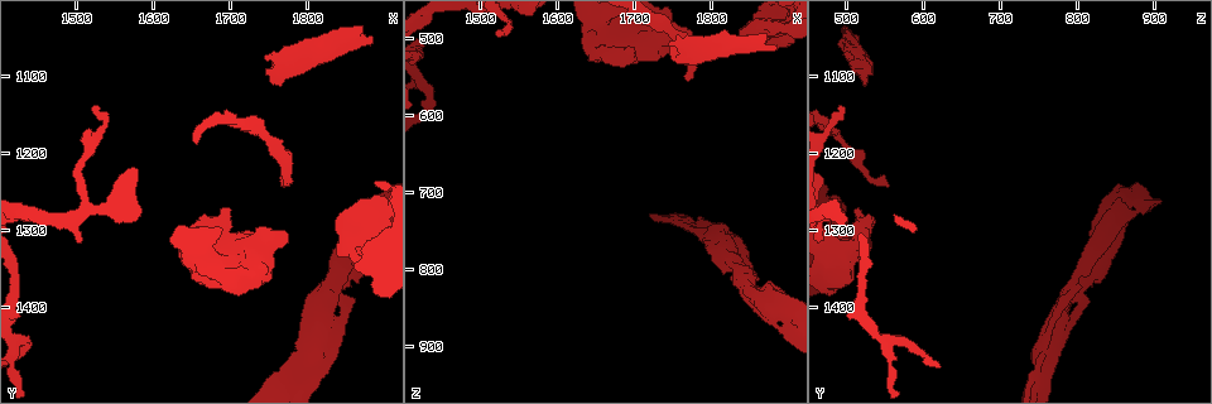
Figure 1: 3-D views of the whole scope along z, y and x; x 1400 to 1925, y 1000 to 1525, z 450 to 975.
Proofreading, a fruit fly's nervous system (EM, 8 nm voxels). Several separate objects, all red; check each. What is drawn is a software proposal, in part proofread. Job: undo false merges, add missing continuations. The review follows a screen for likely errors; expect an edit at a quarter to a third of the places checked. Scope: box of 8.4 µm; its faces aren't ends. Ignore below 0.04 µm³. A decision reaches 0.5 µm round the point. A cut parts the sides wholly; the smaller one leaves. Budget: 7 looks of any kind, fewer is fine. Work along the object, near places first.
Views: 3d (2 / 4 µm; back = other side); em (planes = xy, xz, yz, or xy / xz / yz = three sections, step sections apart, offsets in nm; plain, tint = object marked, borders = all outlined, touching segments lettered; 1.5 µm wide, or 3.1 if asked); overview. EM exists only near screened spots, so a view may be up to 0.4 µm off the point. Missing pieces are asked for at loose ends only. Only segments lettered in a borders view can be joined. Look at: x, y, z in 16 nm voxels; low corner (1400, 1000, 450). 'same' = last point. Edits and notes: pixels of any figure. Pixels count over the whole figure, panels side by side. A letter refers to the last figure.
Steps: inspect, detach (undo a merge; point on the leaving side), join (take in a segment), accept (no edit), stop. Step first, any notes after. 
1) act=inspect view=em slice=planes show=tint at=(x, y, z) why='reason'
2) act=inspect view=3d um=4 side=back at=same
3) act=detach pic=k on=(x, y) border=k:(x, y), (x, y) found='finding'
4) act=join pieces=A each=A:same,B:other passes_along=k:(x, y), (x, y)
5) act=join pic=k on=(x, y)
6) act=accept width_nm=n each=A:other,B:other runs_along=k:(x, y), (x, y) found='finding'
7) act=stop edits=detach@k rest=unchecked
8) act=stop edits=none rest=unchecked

act=inspect view=3d um=4 at=(1530, 1140, 490) why='free end'

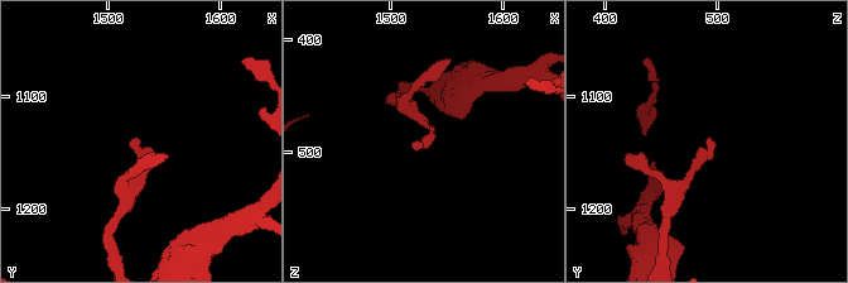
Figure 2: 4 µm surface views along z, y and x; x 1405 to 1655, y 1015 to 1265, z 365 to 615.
act=inspect view=em slice=planes show=borders at=(1526, 1136, 490) why='shape alone is not enough'

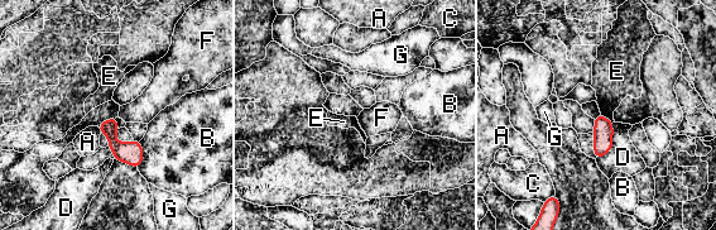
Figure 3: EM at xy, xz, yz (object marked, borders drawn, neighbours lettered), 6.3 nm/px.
act=accept width_nm=100 each=A:other,B:other,C:other,D:other,E:other,F:other,G:other border=3:(600, 114), (611, 123) found='none of them fits'

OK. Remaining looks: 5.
act=inspect view=3d um=2 at=(1870, 1035, 495) why='an open end'

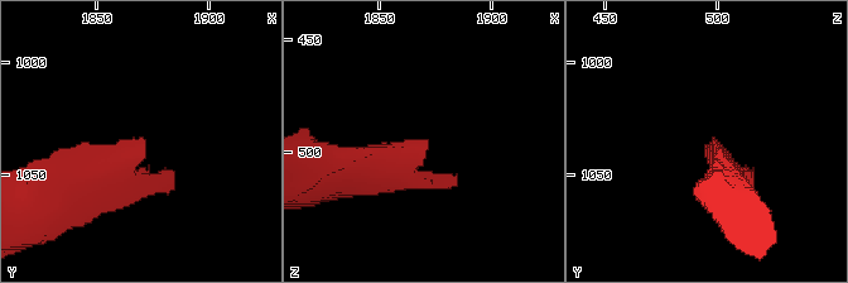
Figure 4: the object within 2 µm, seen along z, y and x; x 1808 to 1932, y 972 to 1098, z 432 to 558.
act=inspect view=em slice=planes show=borders at=(1870, 1036, 497) why='need the tissue'

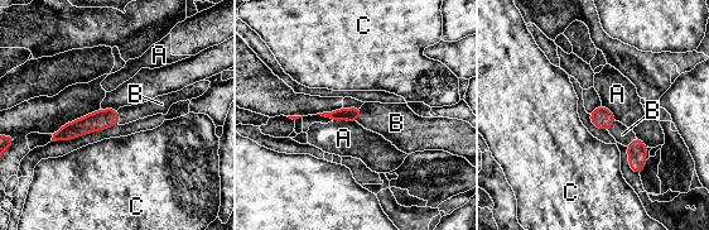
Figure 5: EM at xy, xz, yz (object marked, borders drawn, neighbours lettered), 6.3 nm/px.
act=join pieces=B each=A:other,B:same,C:other passes_along=5:(99, 120), (117, 116), (128, 114) found='it goes on there'

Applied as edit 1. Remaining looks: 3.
act=inspect view=3d um=4 at=(1755, 1070, 495) why='an open end'

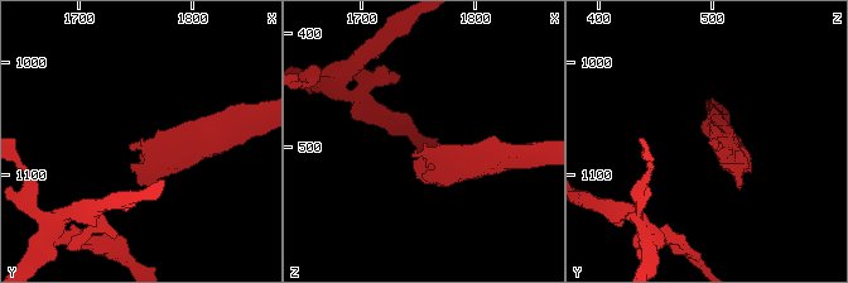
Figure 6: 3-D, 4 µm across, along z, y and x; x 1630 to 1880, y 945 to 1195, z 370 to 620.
act=inspect view=em slice=planes show=borders at=(1754, 1070, 496) why='now the EM'

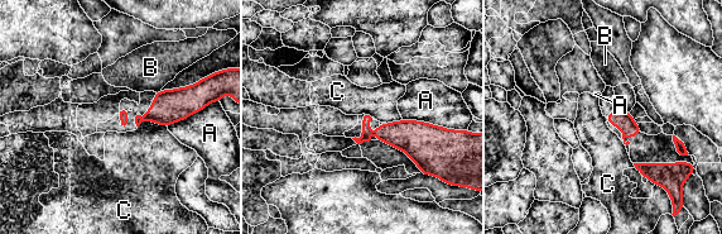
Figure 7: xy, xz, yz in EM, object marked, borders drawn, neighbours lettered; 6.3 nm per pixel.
act=accept longest_contact=A:320nm each=A:other,B:other,C:other found='none of them fits'

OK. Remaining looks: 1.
act=stop edits=join@5 rest=unchecked

